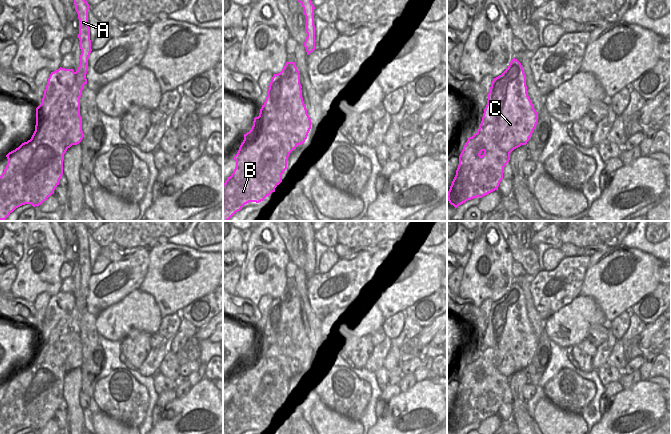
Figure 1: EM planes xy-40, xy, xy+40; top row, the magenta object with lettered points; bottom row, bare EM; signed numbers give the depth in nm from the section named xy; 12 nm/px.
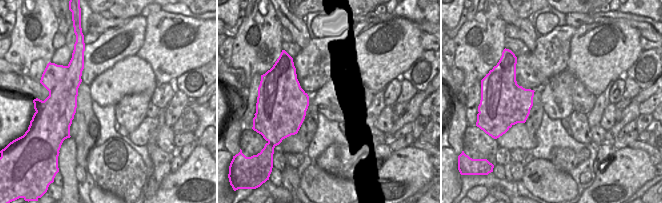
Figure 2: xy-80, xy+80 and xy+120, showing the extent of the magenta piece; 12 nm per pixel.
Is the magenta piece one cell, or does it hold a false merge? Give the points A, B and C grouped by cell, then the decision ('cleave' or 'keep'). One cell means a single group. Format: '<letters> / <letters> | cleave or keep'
A C / B | cleave

